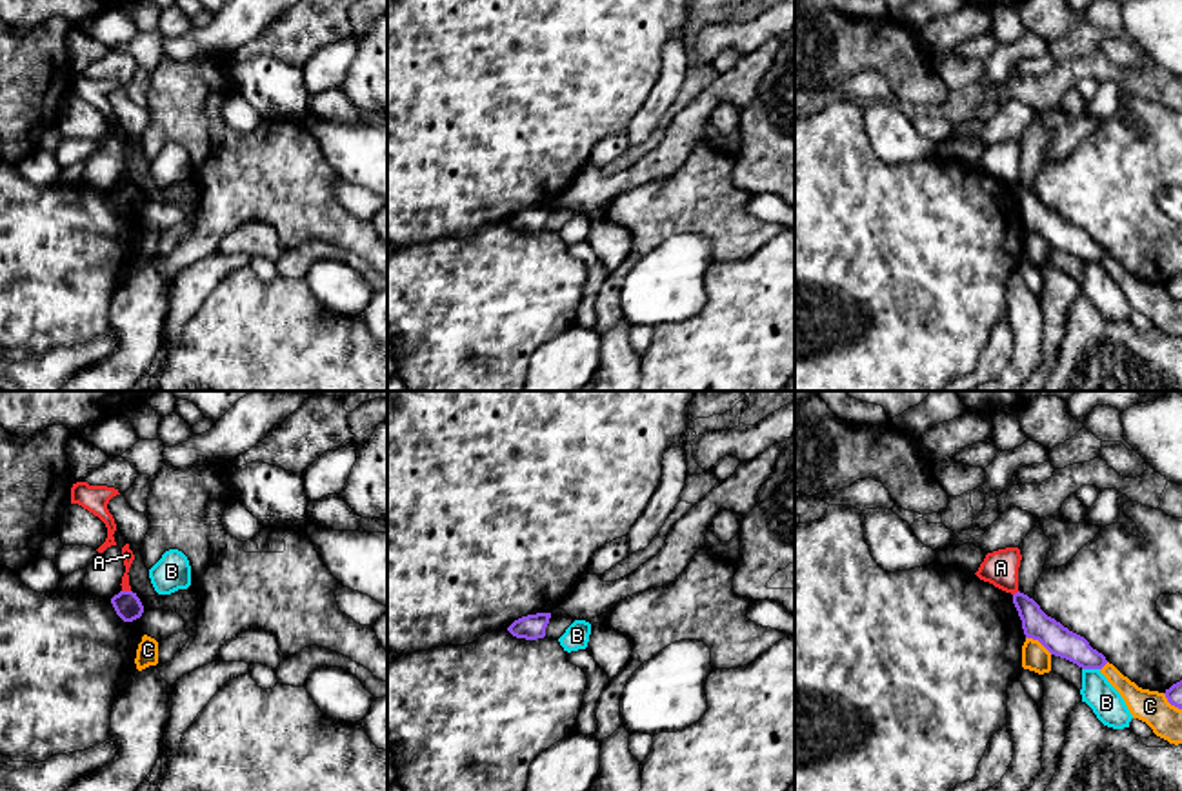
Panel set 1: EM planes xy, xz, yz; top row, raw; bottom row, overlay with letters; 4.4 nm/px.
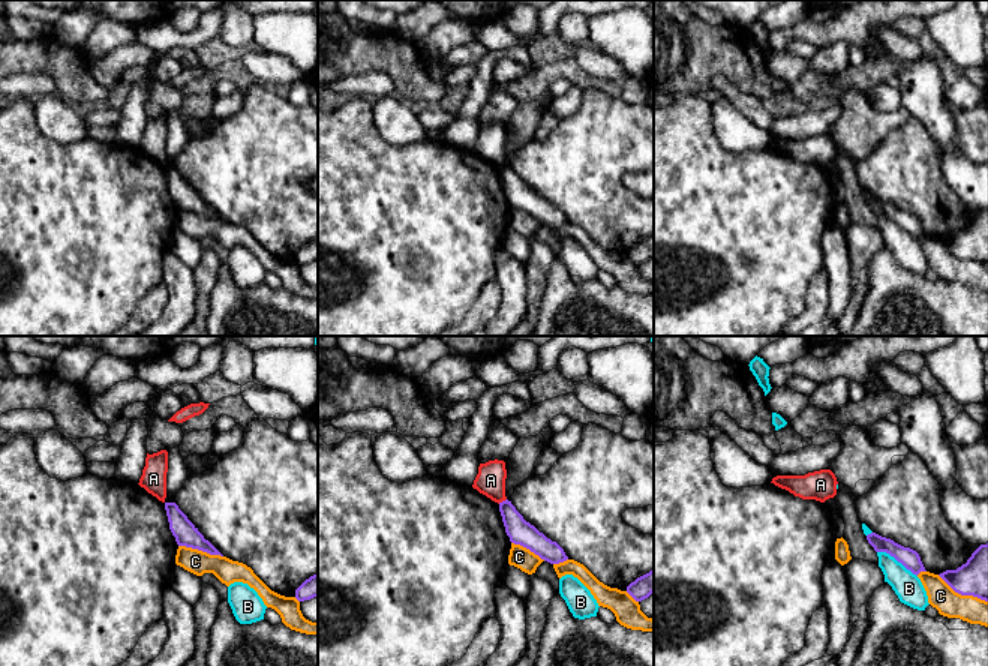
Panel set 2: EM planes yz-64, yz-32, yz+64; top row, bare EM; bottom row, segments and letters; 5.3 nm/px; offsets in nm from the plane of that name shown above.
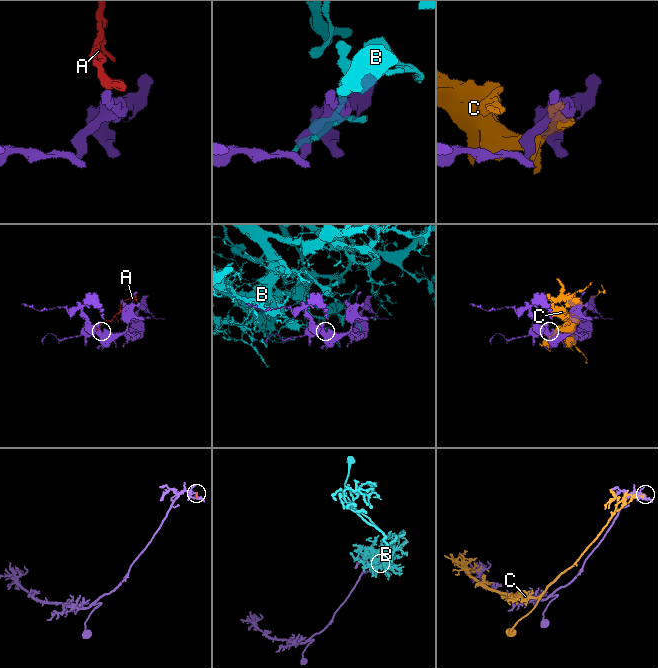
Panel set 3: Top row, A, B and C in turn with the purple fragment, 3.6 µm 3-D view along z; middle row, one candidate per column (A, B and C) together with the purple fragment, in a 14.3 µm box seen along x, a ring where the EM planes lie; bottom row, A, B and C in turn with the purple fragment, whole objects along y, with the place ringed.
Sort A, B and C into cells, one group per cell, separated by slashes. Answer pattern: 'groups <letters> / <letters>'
groups A / B / C

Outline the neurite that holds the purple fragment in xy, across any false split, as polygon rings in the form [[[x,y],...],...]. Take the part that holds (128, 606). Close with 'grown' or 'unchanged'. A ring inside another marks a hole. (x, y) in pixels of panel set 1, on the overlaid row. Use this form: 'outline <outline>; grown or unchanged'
outline [[[120,591],[111,598],[111,604],[124,622],[133,622],[144,613],[144,606],[133,591]]]; unchanged

